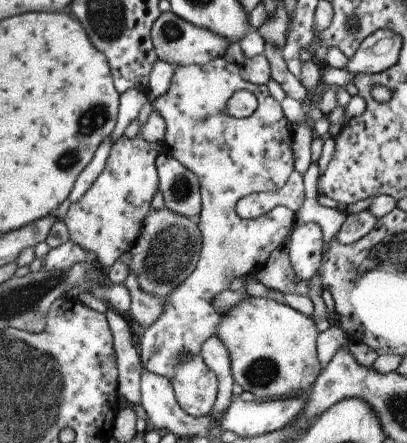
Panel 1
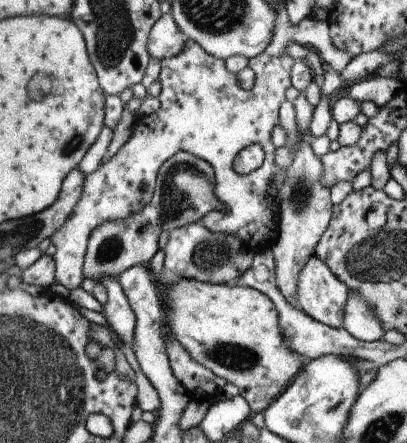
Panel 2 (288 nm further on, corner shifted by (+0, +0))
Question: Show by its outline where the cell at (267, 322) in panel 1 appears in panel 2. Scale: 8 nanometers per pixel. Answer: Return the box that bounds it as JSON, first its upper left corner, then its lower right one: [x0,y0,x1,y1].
[159,278,305,414]

